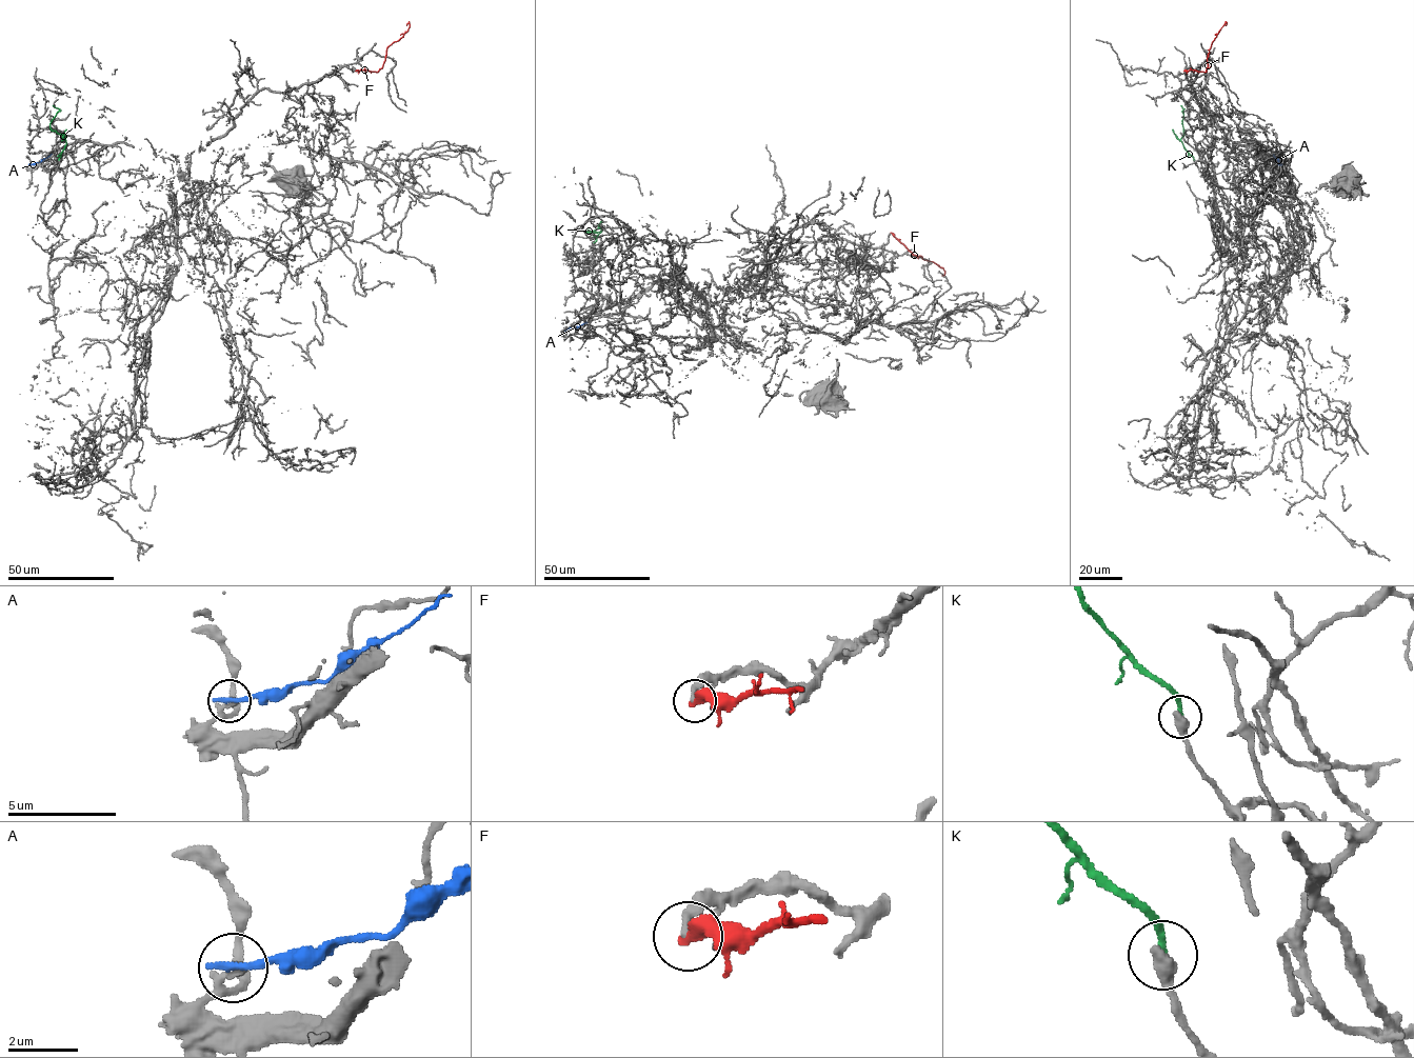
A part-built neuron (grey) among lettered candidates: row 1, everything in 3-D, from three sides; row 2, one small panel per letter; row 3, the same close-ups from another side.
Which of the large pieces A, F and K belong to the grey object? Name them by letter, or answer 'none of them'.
none of them

